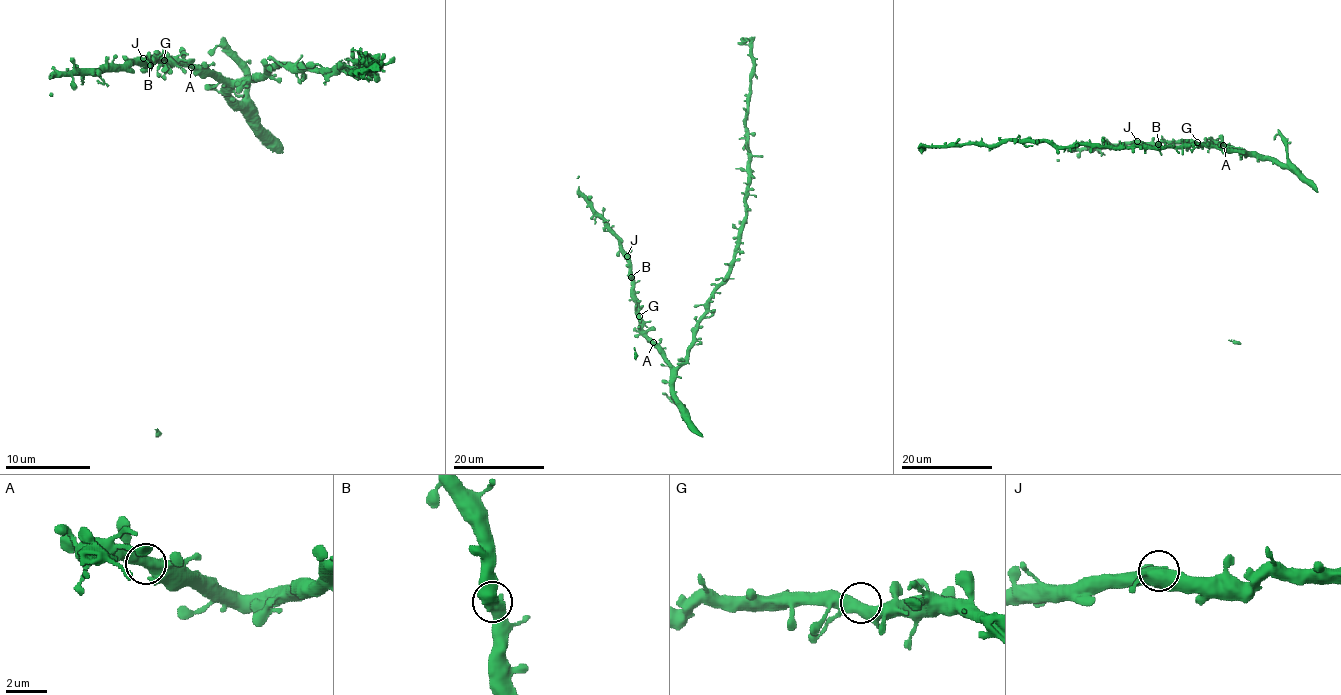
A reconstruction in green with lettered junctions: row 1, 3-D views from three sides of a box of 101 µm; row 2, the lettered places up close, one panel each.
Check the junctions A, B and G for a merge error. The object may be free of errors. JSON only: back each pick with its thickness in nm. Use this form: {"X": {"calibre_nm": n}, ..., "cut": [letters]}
{"cut": []}

